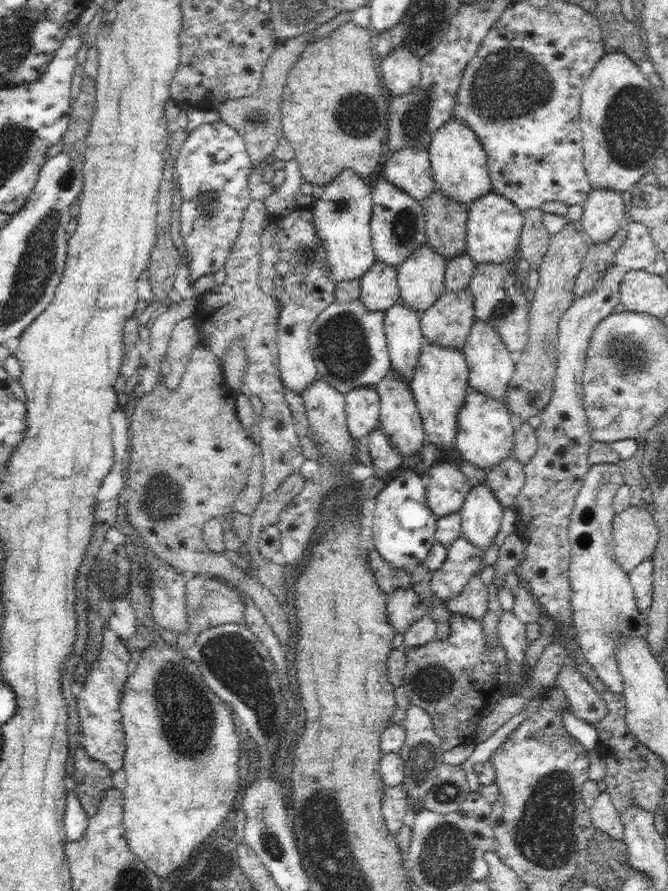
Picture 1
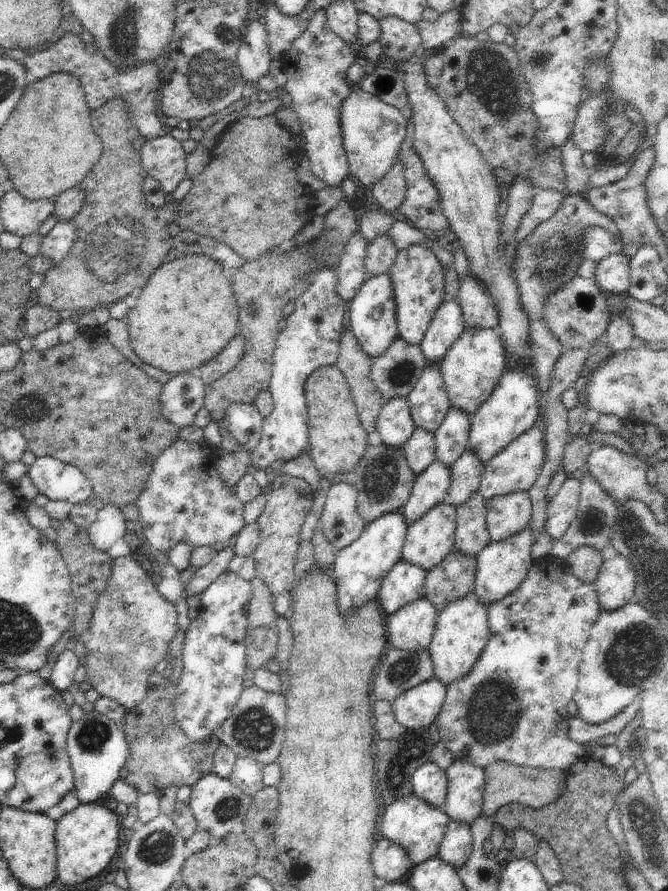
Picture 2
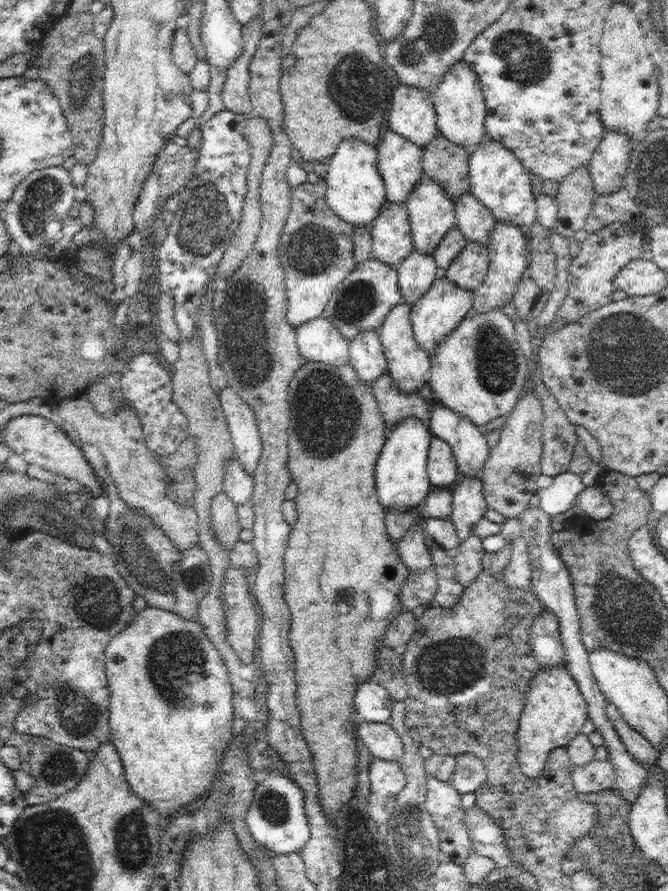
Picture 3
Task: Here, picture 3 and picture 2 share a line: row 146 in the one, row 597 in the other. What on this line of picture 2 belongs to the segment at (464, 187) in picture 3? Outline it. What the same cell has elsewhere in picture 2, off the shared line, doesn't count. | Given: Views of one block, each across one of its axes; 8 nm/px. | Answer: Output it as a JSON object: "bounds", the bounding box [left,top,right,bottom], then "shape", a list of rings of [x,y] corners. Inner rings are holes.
{"bounds":[423,548,476,612],"shape":[[[452,548],[450,554],[438,566],[434,566],[432,570],[426,573],[423,595],[434,605],[438,612],[443,611],[451,602],[464,598],[468,593],[473,592],[476,571],[476,556],[466,556],[460,550]]]}

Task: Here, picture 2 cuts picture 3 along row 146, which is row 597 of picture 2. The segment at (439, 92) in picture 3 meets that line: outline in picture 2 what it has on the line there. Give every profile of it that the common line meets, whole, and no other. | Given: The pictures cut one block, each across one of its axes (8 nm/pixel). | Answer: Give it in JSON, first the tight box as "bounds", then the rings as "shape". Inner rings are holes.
{"bounds":[429,593,490,686],"shape":[[[468,593],[464,598],[451,602],[439,612],[429,644],[430,658],[433,662],[433,678],[438,679],[444,686],[463,679],[478,662],[490,635],[487,608],[478,600],[476,593]]]}

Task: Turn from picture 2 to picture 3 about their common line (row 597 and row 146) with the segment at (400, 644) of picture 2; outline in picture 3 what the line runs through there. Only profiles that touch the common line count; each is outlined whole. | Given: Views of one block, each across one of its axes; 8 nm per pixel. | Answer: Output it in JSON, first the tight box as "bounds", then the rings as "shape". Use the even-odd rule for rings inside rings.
{"bounds":[385,84,438,148],"shape":[[[400,84],[393,90],[392,98],[385,129],[394,130],[421,148],[426,147],[438,132],[430,93]]]}

